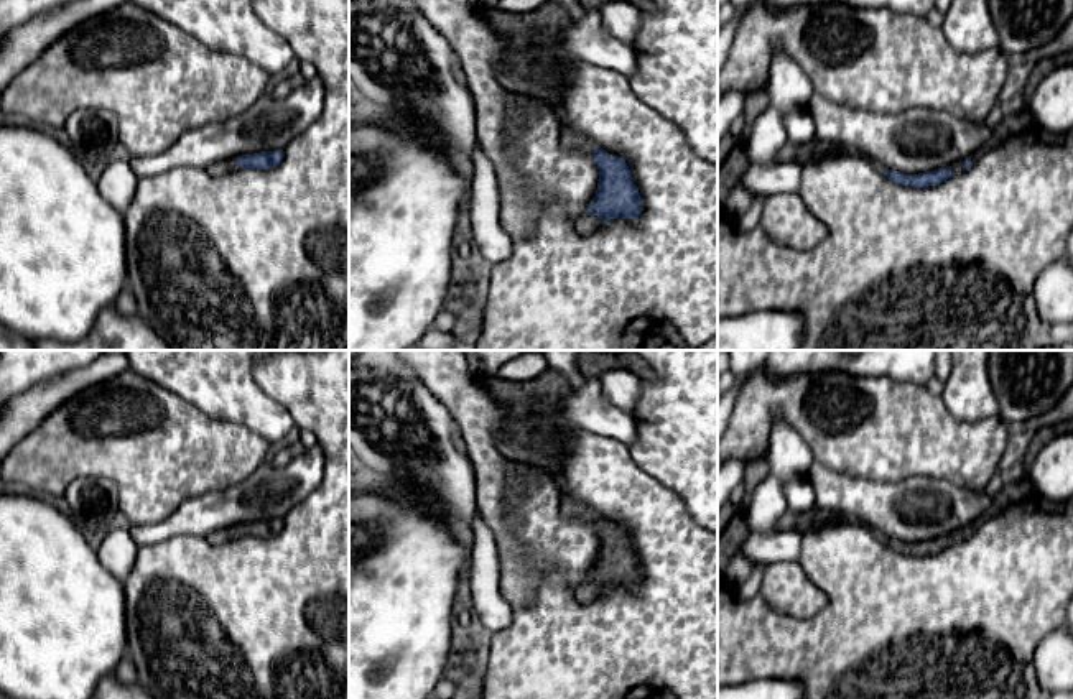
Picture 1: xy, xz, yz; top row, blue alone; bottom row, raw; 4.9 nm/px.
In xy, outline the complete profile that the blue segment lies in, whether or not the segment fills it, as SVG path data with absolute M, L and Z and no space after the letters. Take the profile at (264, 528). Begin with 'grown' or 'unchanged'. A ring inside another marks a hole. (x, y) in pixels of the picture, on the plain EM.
grown | M283 518L242 523L232 528L214 531L207 535L206 539L211 544L222 544L239 536L268 538L268 536L276 535L283 528L283 525L285 525Z

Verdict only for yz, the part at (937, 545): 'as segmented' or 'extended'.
extended

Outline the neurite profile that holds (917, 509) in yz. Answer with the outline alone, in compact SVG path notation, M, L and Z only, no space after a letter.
M813 462L806 480L815 492L815 508L831 515L843 515L866 525L882 538L895 538L905 543L918 543L938 536L953 535L959 528L987 516L992 497L984 492L971 492L946 479L910 477L899 482L882 482L839 474Z

